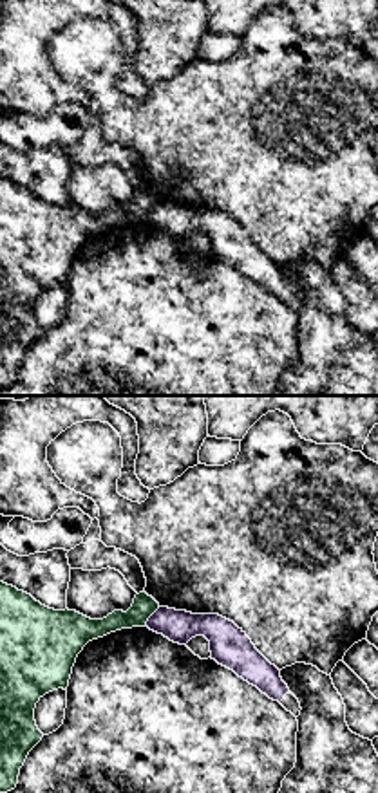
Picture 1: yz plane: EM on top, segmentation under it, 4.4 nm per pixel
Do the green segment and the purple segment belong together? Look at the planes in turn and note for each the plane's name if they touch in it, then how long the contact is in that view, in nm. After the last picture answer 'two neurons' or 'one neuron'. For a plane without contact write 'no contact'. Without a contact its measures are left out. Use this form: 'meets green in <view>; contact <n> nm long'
meets green in yz; contact 100 nm long

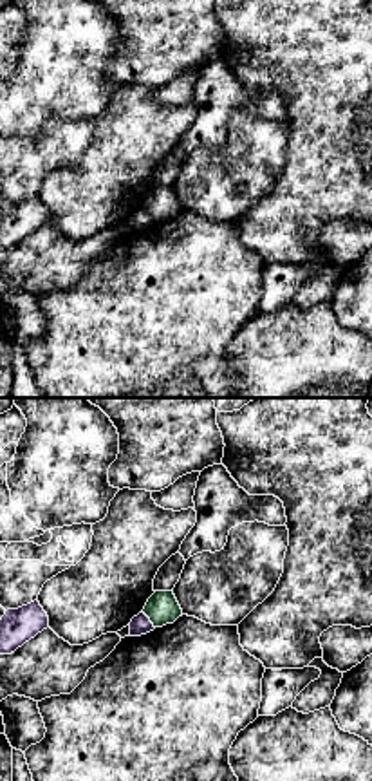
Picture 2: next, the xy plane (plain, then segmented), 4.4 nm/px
meets green in xy; contact 100 nm long

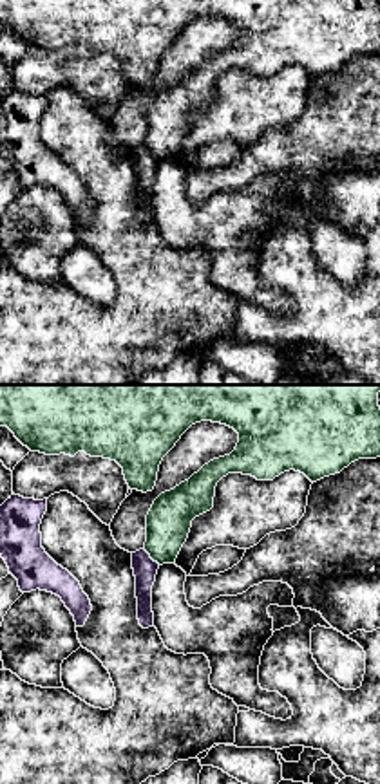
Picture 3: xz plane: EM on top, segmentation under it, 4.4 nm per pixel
meets green in xz; contact 110 nm long

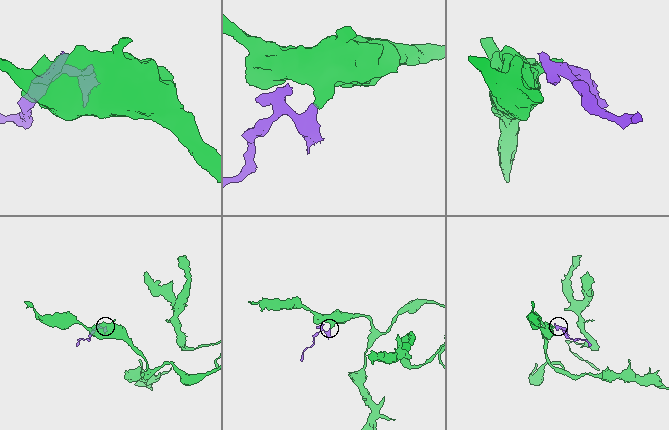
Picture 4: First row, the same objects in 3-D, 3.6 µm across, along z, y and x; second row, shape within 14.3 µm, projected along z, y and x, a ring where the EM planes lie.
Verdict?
two neurons

